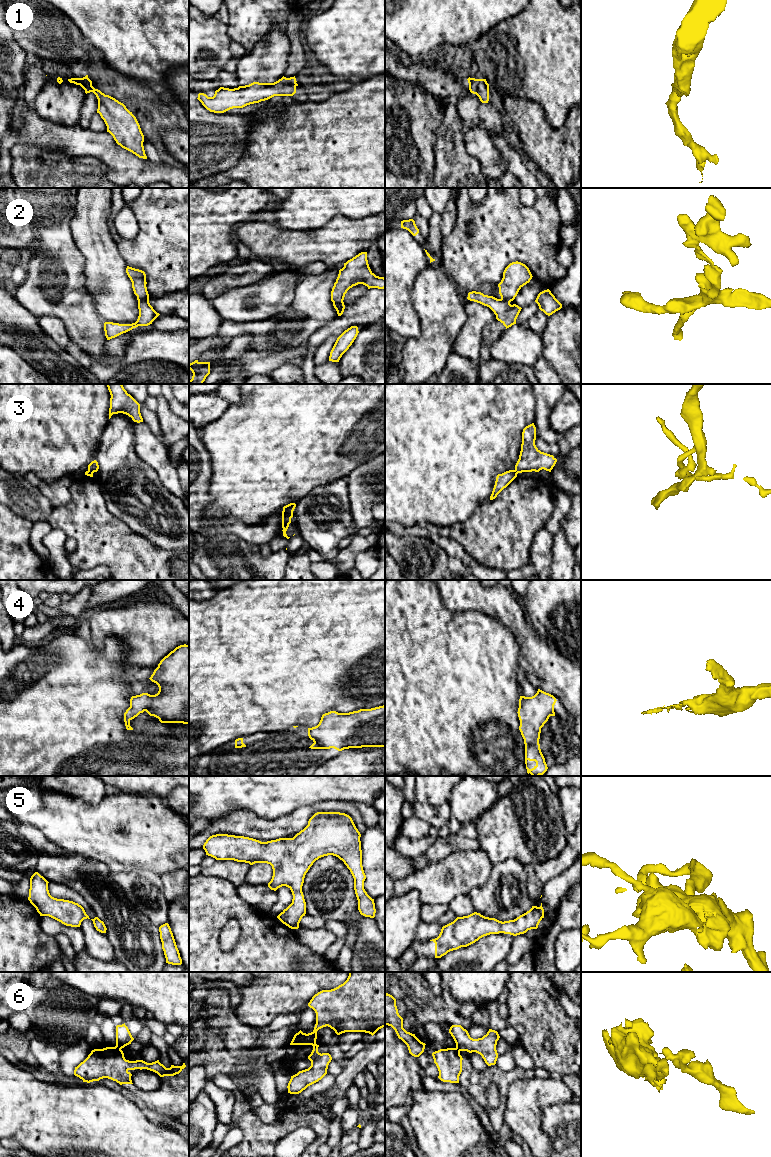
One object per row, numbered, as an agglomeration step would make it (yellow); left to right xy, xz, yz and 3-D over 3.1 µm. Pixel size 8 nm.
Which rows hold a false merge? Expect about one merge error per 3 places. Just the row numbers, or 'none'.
2, 3, 6

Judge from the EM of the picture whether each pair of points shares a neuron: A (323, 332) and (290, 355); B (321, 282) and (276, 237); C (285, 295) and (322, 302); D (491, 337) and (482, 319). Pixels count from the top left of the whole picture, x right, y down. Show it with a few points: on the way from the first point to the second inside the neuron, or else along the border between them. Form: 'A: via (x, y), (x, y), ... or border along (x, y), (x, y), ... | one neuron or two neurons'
A: border along (307, 341), (307, 353), (296, 364) | two neurons
B: border along (328, 266), (322, 262), (310, 262), (297, 269) | two neurons
C: border along (304, 276), (295, 289), (289, 311), (280, 316) | two neurons
D: border along (496, 319), (486, 325), (480, 349) | two neurons

